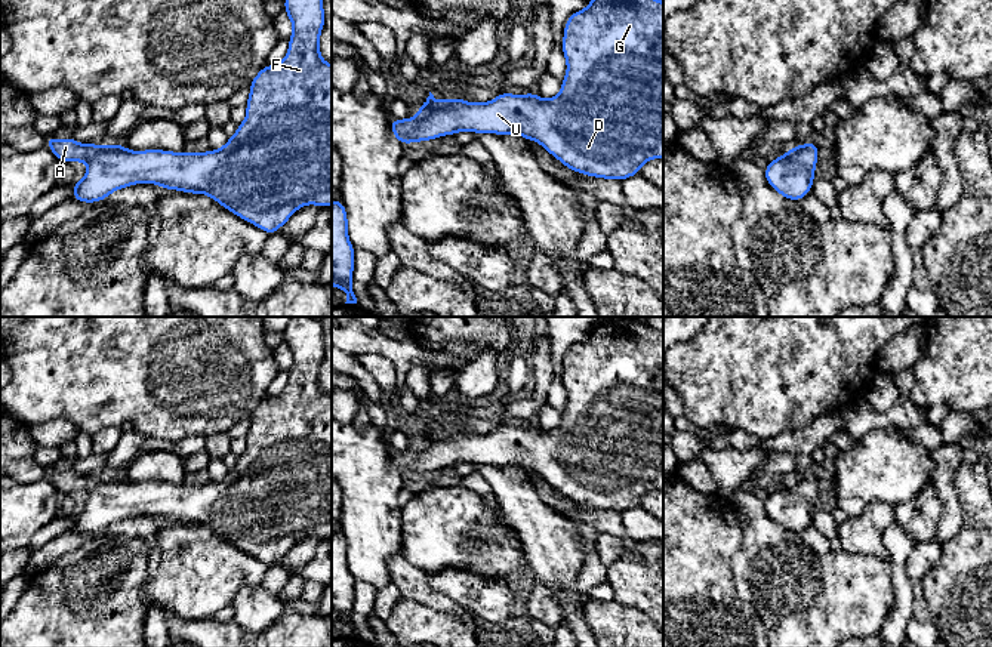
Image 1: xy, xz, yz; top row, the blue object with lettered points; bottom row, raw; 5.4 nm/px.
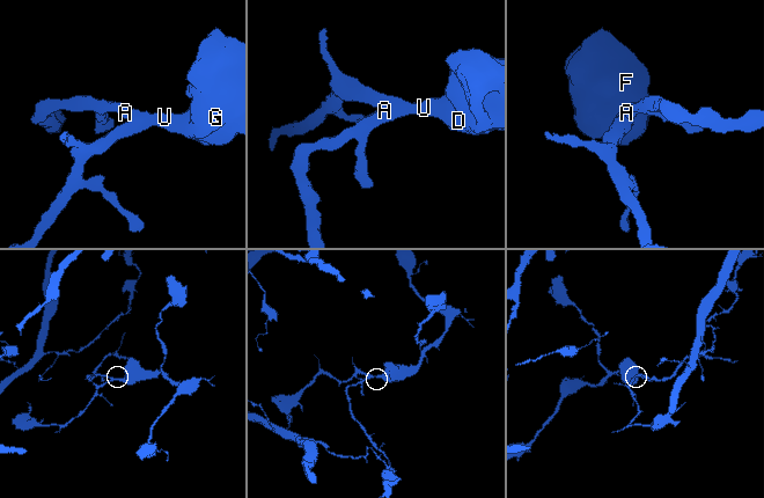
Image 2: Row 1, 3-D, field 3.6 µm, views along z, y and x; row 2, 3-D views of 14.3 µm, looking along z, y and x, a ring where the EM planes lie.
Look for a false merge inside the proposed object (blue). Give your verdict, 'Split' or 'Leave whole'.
Leave whole

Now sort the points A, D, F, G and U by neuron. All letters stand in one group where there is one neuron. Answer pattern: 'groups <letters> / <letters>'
groups A D F G U

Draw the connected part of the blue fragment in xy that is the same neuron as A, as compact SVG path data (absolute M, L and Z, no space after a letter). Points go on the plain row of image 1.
M293 317L283 333L284 345L293 357L287 386L280 395L267 395L250 413L250 426L244 437L247 441L246 450L221 481L206 484L173 484L158 480L132 483L121 475L80 475L73 468L55 471L49 466L46 468L46 478L61 495L87 495L86 508L80 514L71 515L74 523L71 532L98 534L117 521L148 514L163 521L207 526L218 536L261 560L268 567L275 566L296 542L306 536L317 536L321 540L329 539L332 536L332 397L320 386L320 366L326 355L323 326L320 320L311 317Z

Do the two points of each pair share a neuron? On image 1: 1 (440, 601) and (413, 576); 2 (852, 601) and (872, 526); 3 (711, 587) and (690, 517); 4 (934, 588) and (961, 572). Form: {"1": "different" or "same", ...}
{"1": "same", "2": "different", "3": "same", "4": "same"}

